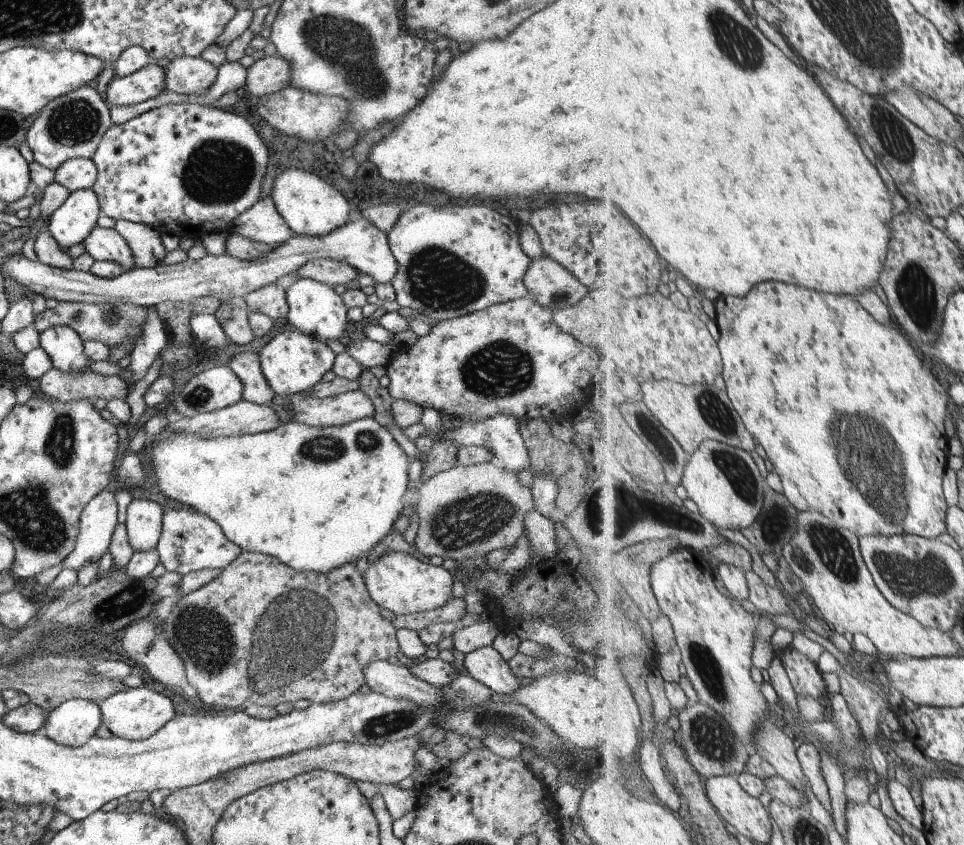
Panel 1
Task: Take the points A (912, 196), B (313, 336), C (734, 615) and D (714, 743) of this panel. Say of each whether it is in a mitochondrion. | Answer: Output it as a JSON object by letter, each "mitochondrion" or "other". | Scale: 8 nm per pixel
{"A":"other","B":"other","C":"other","D":"mitochondrion"}

